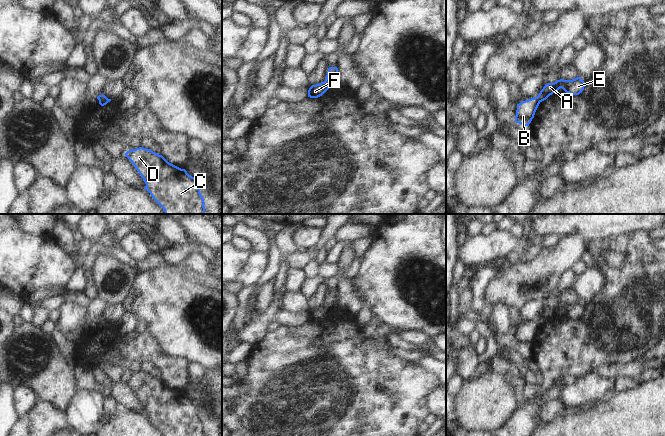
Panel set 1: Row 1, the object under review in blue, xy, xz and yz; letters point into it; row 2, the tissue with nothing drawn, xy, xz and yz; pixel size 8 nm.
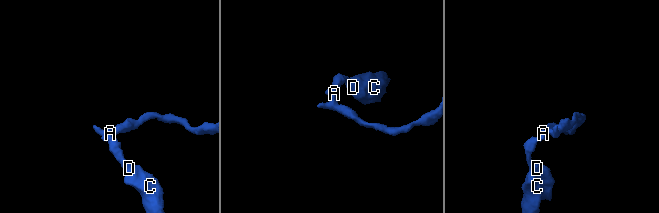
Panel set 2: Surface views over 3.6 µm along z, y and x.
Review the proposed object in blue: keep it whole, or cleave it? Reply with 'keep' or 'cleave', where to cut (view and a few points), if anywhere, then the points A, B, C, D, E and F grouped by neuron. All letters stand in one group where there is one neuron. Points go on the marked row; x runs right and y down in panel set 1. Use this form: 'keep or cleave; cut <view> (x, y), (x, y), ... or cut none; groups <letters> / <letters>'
cleave; cut xz (324, 81), (329, 85); groups A E F / B C D

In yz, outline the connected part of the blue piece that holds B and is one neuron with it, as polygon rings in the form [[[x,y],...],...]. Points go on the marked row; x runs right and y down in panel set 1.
[[[539,97],[531,98],[517,104],[515,122],[524,126],[529,126],[534,118],[535,112],[540,104]]]

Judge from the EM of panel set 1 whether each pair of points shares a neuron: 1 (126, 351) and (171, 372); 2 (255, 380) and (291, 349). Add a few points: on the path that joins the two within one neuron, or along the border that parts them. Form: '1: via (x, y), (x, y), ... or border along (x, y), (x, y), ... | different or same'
1: via (137, 351), (151, 351), (161, 361) | same
2: via (264, 376), (282, 358) | same

